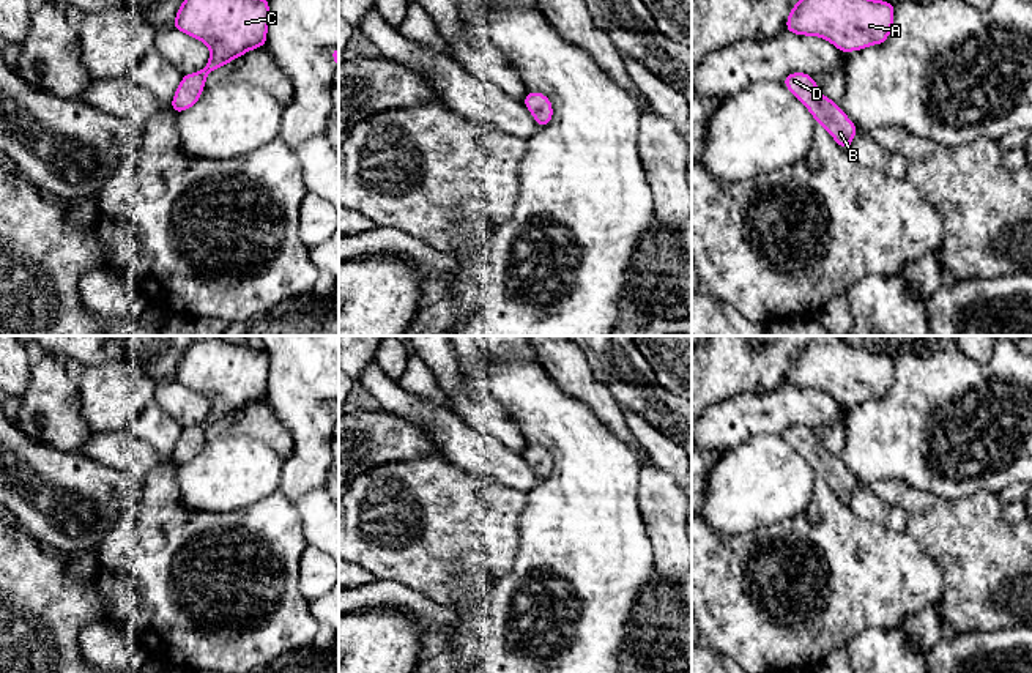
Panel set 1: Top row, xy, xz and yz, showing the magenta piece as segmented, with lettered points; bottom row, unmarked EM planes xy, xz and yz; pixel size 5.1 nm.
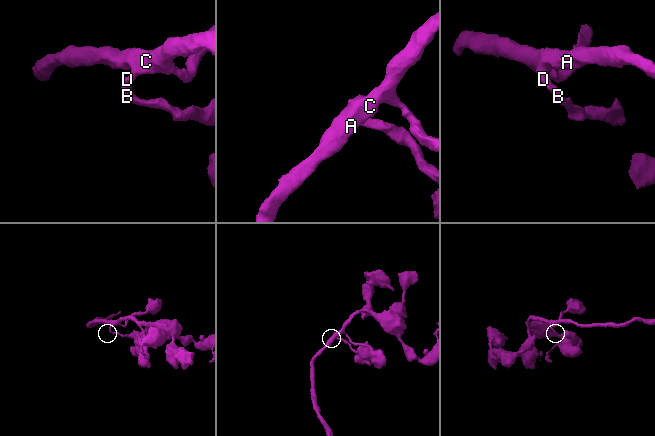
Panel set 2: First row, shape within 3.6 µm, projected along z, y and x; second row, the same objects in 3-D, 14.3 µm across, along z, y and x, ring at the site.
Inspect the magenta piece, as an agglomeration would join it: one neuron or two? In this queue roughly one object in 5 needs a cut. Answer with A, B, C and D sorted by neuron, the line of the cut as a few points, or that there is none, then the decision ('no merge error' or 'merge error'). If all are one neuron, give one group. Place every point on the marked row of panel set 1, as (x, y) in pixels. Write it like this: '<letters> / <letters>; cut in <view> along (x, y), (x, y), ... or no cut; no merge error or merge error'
A B C D; no cut; no merge error

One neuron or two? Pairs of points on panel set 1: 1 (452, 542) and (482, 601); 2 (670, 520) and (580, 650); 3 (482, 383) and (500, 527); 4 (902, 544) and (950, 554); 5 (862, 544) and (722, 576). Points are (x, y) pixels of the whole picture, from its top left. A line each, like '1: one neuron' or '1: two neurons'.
1: two neurons
2: two neurons
3: two neurons
4: two neurons
5: one neuron

